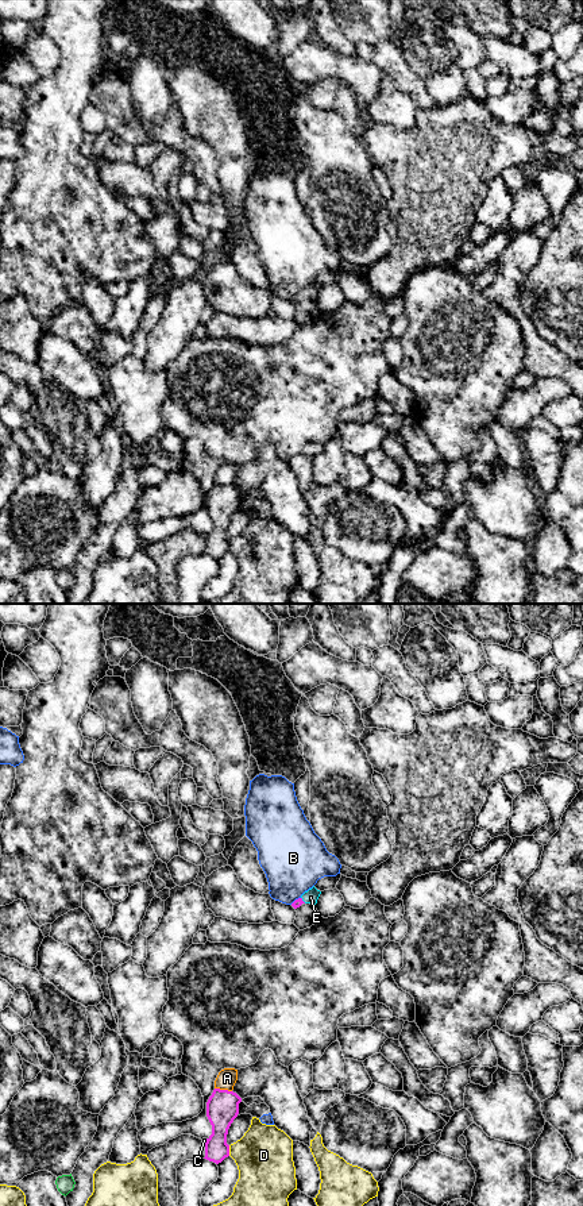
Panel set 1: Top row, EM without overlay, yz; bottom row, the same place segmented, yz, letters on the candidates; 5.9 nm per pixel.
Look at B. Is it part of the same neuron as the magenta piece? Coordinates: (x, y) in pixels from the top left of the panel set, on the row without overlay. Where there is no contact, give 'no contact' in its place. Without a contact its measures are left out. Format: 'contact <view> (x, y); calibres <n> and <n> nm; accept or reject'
contact yz (296, 295); calibres 50 and 380 nm; reject

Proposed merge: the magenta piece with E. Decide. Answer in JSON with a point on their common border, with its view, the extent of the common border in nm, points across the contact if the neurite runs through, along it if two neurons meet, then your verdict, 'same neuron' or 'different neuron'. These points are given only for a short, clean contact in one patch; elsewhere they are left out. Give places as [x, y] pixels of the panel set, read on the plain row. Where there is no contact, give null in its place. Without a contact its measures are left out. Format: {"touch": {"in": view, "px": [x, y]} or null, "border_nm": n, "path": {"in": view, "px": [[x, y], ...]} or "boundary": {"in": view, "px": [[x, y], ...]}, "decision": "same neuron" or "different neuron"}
{"touch": {"in": "yz", "px": [301, 295]}, "border_nm": 50, "path": {"in": "yz", "px": [[297, 297], [301, 295], [311, 292]]}, "decision": "same neuron"}

